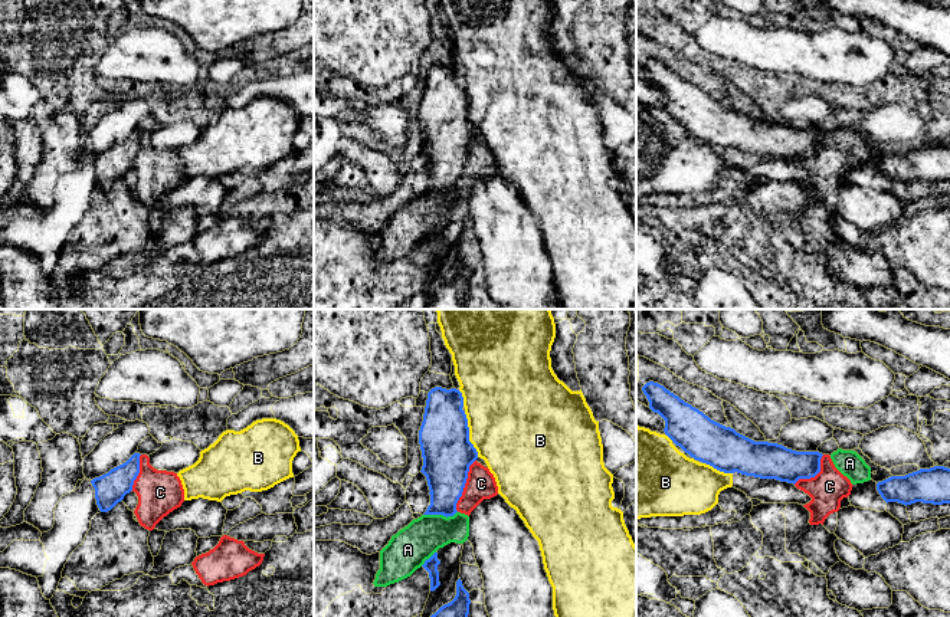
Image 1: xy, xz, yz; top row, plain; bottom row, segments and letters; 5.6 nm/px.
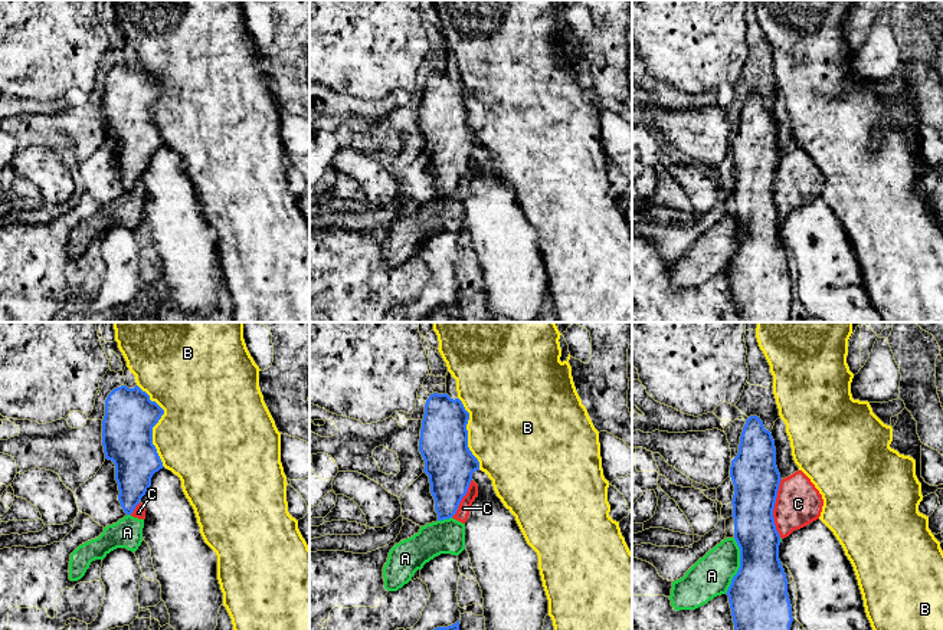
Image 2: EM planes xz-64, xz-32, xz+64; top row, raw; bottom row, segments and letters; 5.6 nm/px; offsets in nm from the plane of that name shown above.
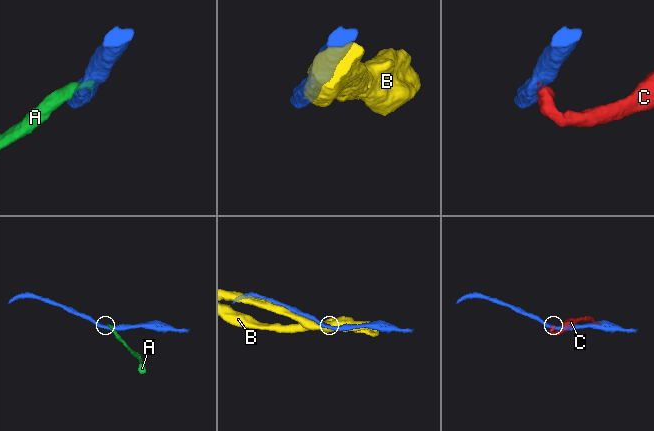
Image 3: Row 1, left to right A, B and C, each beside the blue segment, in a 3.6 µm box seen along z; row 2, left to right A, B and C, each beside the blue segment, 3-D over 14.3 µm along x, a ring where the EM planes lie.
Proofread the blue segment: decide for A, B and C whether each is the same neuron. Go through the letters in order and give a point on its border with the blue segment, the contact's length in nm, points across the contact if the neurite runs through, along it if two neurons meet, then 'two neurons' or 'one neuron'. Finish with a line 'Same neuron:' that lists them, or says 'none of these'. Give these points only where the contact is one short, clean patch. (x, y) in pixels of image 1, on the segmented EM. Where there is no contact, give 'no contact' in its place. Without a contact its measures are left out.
A: xz (439, 514) | 190 nm | two neurons
B: xz (468, 435) | 260 nm | two neurons
C: xz (464, 485) | 320 nm | along xz (475, 459), (469, 466), (457, 511) | two neurons
Same neuron: none of these

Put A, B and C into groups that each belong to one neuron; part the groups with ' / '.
A C / B

